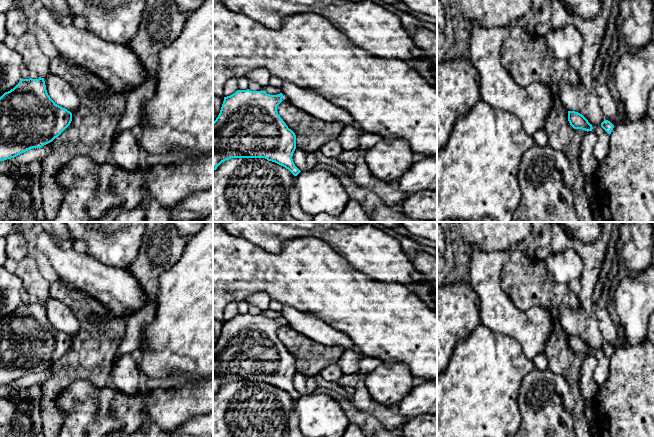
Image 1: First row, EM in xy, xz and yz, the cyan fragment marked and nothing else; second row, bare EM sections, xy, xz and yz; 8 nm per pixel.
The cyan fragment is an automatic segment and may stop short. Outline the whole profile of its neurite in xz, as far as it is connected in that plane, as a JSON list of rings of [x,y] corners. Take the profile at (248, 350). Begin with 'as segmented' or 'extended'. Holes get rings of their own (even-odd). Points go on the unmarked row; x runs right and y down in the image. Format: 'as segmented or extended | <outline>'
as segmented | [[[237,314],[224,321],[220,337],[213,346],[213,395],[231,382],[265,382],[288,393],[294,400],[301,395],[295,390],[292,380],[296,373],[296,359],[280,341],[277,330],[283,325],[283,318],[270,319],[266,315]]]

